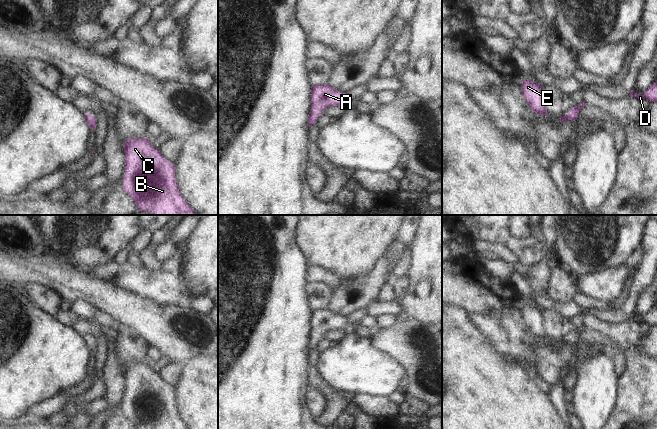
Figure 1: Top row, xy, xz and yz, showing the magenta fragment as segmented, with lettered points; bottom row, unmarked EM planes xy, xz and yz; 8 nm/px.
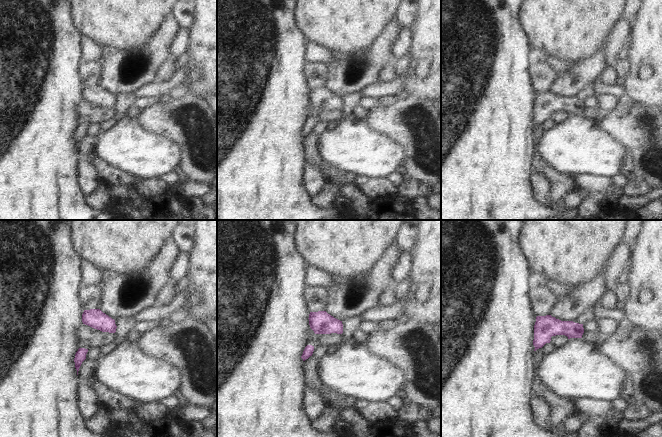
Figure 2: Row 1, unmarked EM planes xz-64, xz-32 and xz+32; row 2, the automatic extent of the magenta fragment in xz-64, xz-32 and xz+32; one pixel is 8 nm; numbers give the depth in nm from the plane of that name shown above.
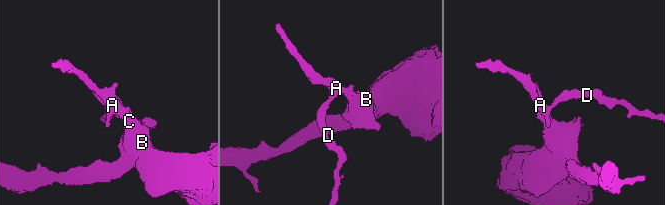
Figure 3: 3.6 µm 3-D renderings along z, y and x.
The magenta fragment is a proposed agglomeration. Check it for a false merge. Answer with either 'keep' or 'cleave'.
keep

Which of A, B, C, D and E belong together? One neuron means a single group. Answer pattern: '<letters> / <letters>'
A B C D E

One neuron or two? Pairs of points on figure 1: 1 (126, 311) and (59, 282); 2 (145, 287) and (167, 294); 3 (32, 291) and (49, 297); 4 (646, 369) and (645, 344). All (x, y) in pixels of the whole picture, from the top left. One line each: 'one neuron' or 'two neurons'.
1: one neuron
2: one neuron
3: one neuron
4: two neurons

